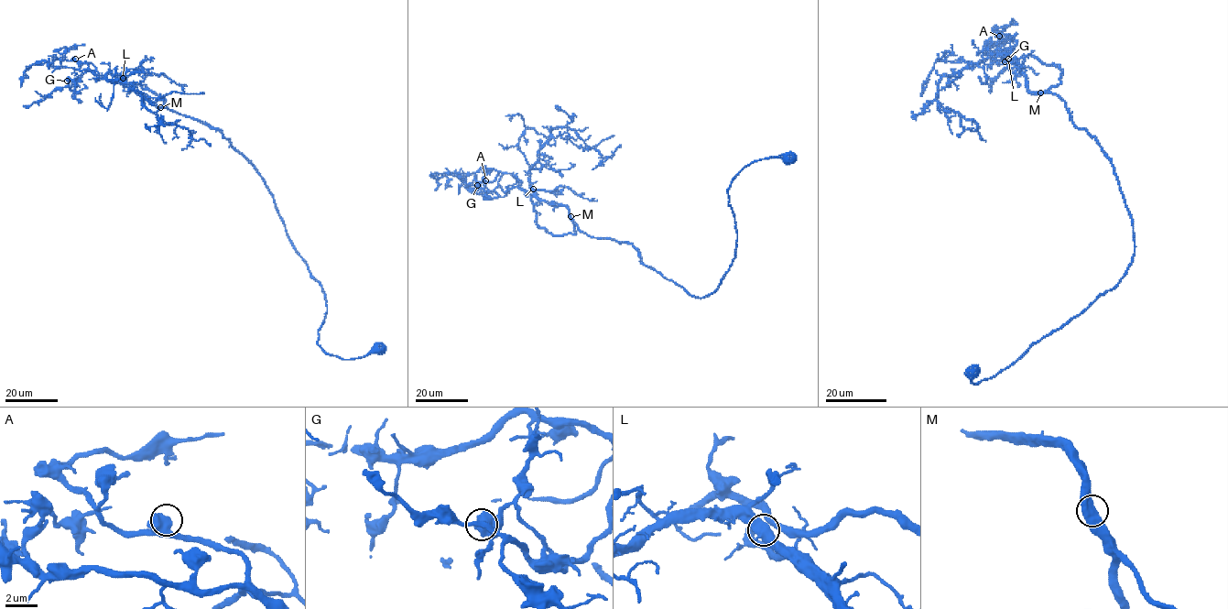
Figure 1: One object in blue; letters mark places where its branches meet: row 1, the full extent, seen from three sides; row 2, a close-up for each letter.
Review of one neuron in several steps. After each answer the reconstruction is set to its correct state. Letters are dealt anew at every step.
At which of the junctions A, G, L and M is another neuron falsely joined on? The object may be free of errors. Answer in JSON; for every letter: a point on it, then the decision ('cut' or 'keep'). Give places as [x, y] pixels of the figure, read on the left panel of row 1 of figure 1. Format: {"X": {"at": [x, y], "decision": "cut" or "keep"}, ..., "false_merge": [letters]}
{"A": {"at": [75, 59], "decision": "keep"}, "G": {"at": [67, 81], "decision": "keep"}, "L": {"at": [123, 78], "decision": "keep"}, "M": {"at": [160, 107], "decision": "keep"}, "false_merge": []}

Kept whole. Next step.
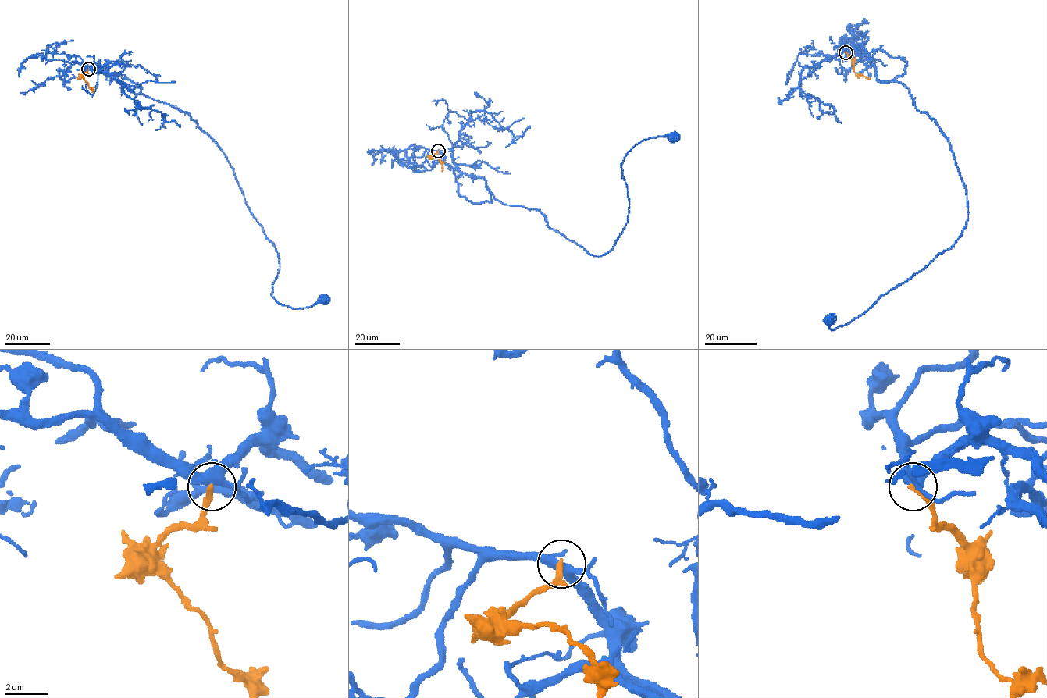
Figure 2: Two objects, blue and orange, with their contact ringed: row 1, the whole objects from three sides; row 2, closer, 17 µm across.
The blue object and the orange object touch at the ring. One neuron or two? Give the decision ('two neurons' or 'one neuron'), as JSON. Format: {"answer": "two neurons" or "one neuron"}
{"answer": "two neurons"}

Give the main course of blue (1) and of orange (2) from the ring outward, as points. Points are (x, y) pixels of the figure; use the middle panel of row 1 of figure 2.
1: (437, 151), (600, 256), (627, 221), (624, 158), (673, 137)
2: (437, 151), (432, 156), (439, 160), (442, 171)

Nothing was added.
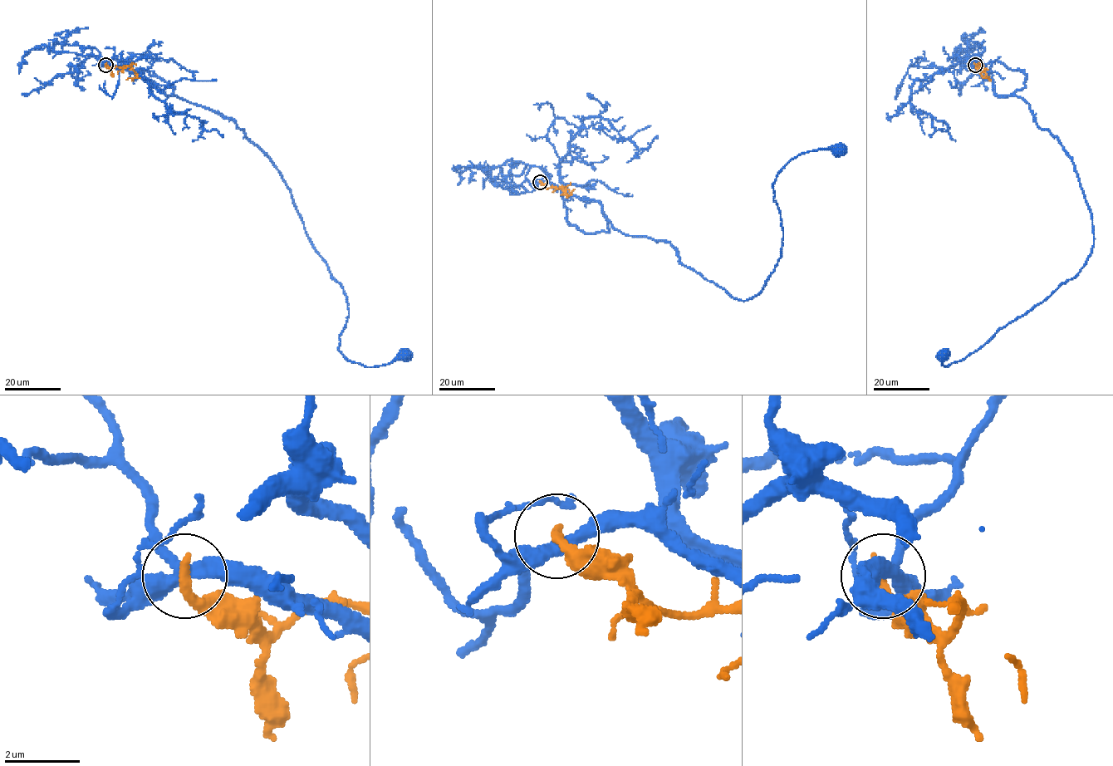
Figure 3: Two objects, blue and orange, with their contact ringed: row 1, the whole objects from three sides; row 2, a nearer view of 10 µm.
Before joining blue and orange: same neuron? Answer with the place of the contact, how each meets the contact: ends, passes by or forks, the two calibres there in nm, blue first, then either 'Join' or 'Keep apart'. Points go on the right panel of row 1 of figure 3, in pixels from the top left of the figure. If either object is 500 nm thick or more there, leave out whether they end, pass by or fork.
Place: (975, 65). At the ring blue forks. At the ring orange ends. Thickness 320 nm (blue) against 260 nm. Keep apart

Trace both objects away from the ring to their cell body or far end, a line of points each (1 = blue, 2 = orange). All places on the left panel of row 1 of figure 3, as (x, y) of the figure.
1: (105, 65), (231, 118), (277, 169), (312, 247), (346, 295), (339, 350), (367, 366), (404, 355)
2: (105, 65), (112, 68), (129, 66), (137, 76), (126, 79)

